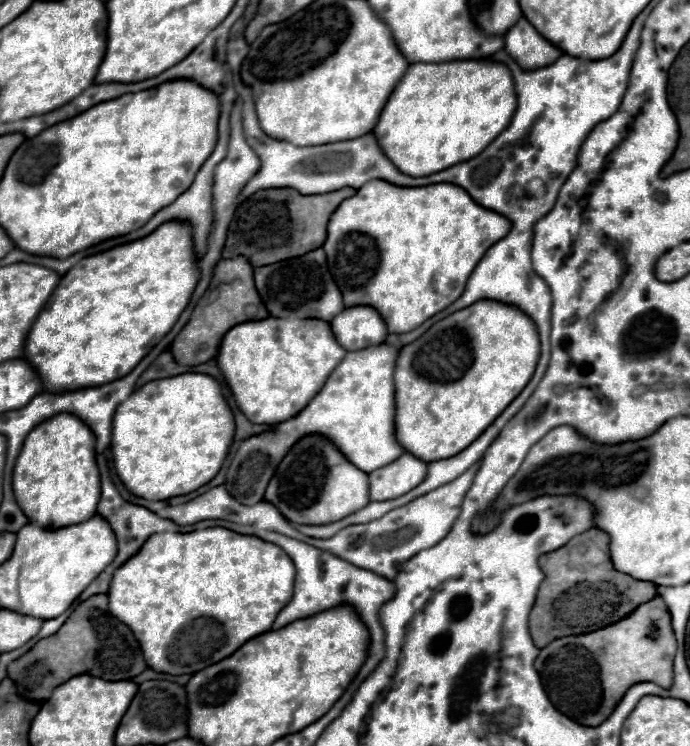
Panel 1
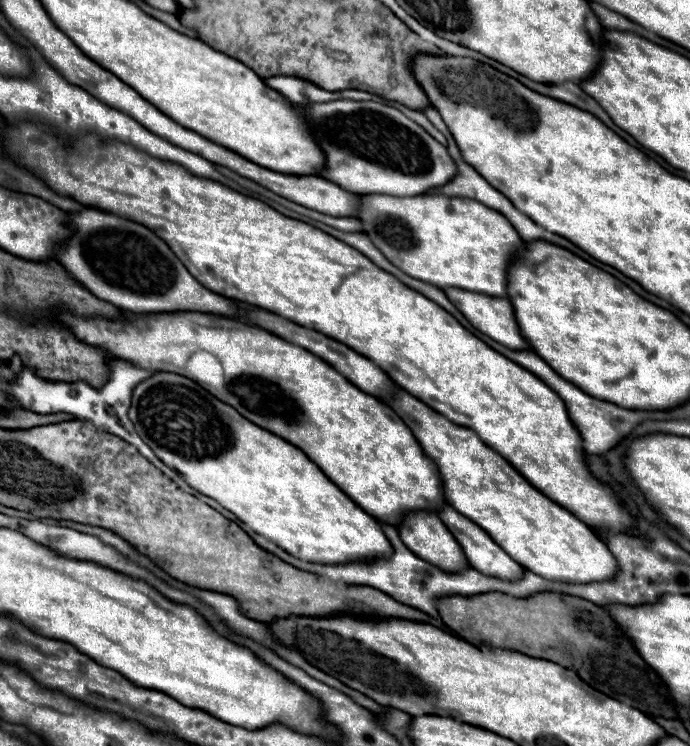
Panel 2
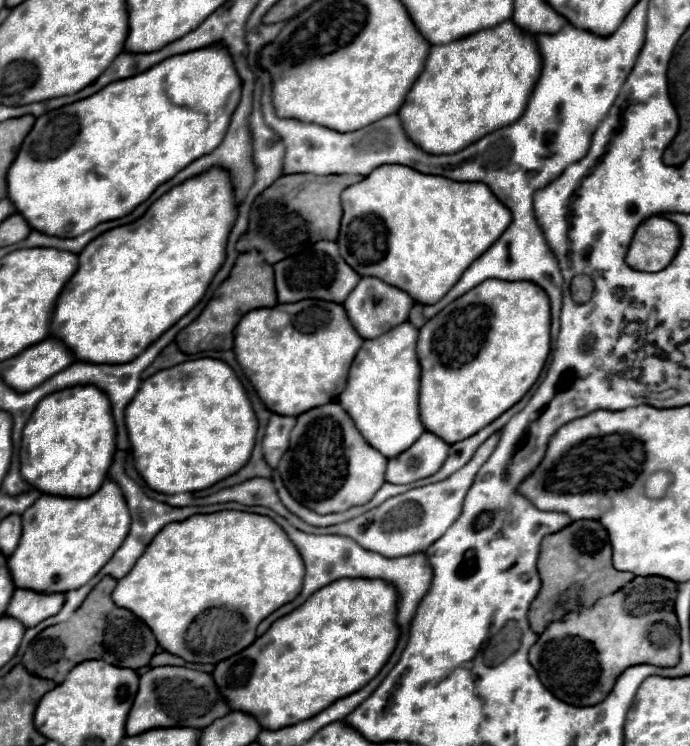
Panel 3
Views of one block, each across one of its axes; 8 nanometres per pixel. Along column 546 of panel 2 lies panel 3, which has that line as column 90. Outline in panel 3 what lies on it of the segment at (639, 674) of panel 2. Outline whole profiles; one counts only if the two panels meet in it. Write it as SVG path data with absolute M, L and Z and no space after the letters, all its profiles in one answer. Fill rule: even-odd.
M106 576L104 580L100 580L100 584L96 584L96 588L88 594L82 606L66 622L46 628L40 634L40 638L48 636L46 658L40 658L40 654L36 656L32 648L26 650L22 656L22 664L26 666L26 670L34 676L42 676L60 684L66 678L66 674L84 660L104 660L112 666L132 668L132 670L148 666L150 658L158 650L158 642L142 618L134 616L130 610L118 608L112 602L114 586L116 586L116 580L112 576ZM52 636L56 638L54 646L50 640Z

